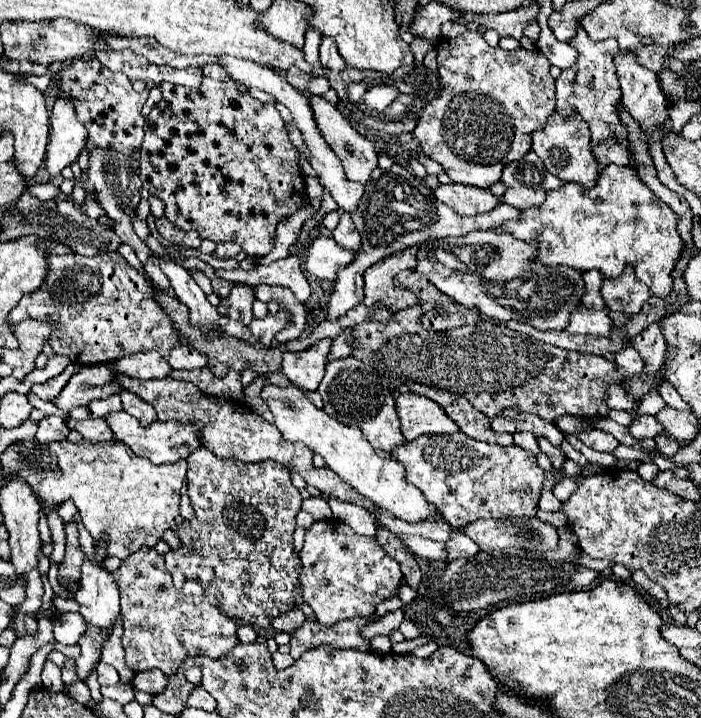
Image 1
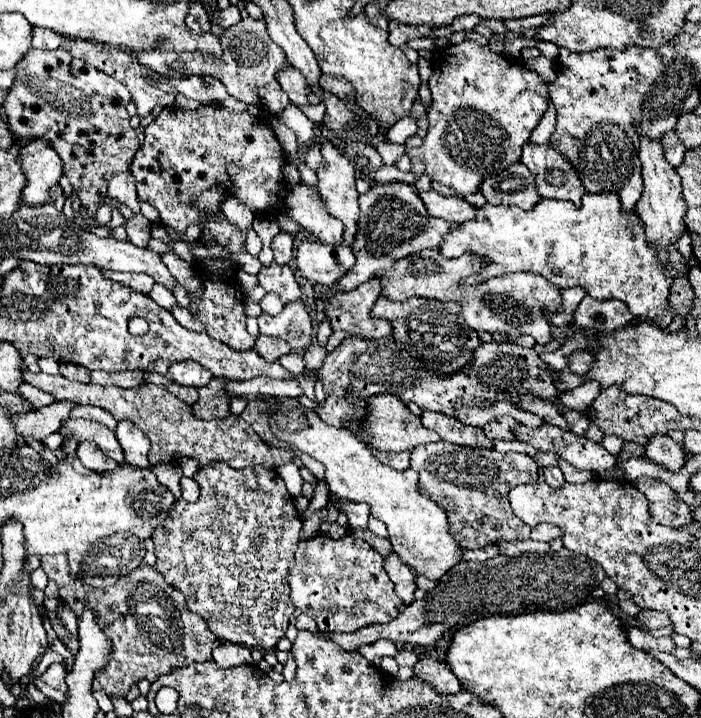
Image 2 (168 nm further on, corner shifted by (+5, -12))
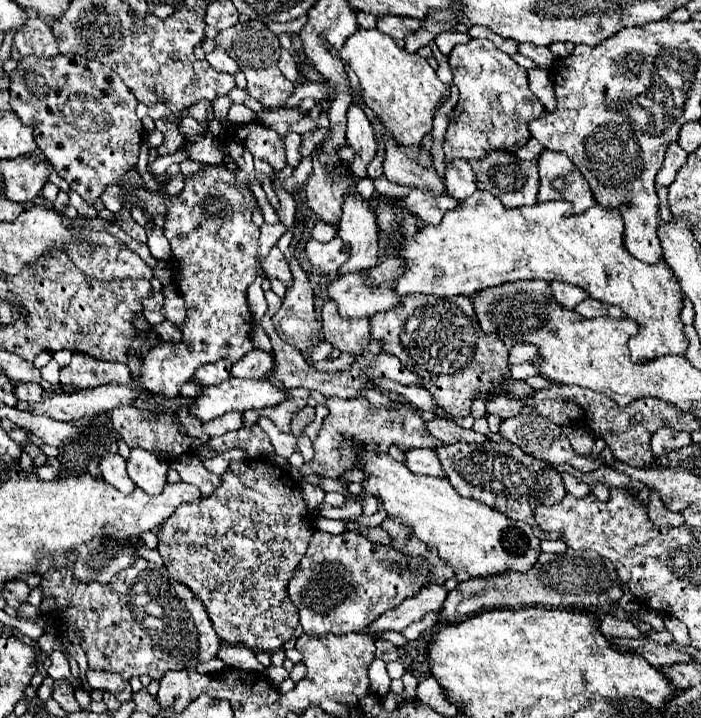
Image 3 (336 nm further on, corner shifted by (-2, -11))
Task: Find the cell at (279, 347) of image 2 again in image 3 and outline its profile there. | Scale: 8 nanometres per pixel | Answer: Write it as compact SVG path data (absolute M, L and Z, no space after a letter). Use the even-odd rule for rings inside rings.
M253 349L249 355L245 355L233 365L231 375L239 379L263 379L265 373L271 371L271 365L273 365L271 353Z

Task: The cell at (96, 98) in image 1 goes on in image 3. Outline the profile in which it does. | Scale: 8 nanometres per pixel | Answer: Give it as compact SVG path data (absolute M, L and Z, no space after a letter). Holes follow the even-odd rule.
M31 55L21 59L9 77L11 109L33 127L35 143L51 169L87 203L93 205L107 185L117 183L137 165L145 131L135 115L137 101L115 71L81 55L51 59Z

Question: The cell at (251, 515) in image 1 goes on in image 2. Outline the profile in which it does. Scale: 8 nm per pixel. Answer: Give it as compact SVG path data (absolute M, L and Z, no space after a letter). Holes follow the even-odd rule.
M228 464L200 466L194 480L200 486L200 498L194 504L176 502L170 516L152 534L156 546L156 570L164 580L180 590L186 606L200 614L208 628L222 640L244 644L246 648L270 650L286 634L294 604L290 600L288 574L294 566L298 534L302 530L300 514L294 508L294 498L288 494L284 480L266 468L234 470Z

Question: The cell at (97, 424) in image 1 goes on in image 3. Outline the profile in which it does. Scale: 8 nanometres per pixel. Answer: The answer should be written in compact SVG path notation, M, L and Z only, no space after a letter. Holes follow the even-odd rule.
M103 455L103 459L99 461L99 467L101 467L101 473L103 473L103 479L117 487L121 493L131 493L135 489L135 483L129 479L127 475L127 469L125 469L125 459L121 455Z

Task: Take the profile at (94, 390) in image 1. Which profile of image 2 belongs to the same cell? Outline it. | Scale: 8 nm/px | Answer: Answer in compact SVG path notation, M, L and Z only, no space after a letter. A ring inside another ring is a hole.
M56 400L50 406L44 406L40 410L20 412L12 416L12 422L16 426L16 432L20 436L32 436L36 440L44 440L48 434L60 430L62 422L68 420L70 410L76 404L70 400Z

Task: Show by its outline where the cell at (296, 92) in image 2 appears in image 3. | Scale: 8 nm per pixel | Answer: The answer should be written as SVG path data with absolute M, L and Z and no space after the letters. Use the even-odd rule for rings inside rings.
M283 49L283 51L281 51L279 69L283 71L283 75L285 75L287 79L291 79L291 81L295 83L295 59L293 59L293 55L291 55L287 49Z

